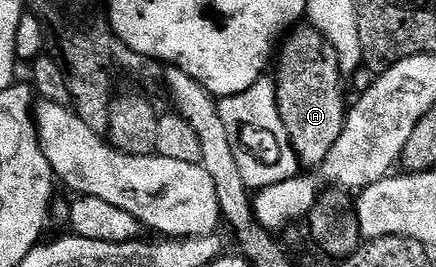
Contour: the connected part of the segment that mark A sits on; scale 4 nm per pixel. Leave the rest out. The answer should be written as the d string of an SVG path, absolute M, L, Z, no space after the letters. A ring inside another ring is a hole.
M300 25L283 40L275 67L278 113L282 117L282 125L286 125L294 153L305 168L319 168L330 149L334 149L348 117L348 107L344 103L346 75L340 70L340 58L319 29Z

